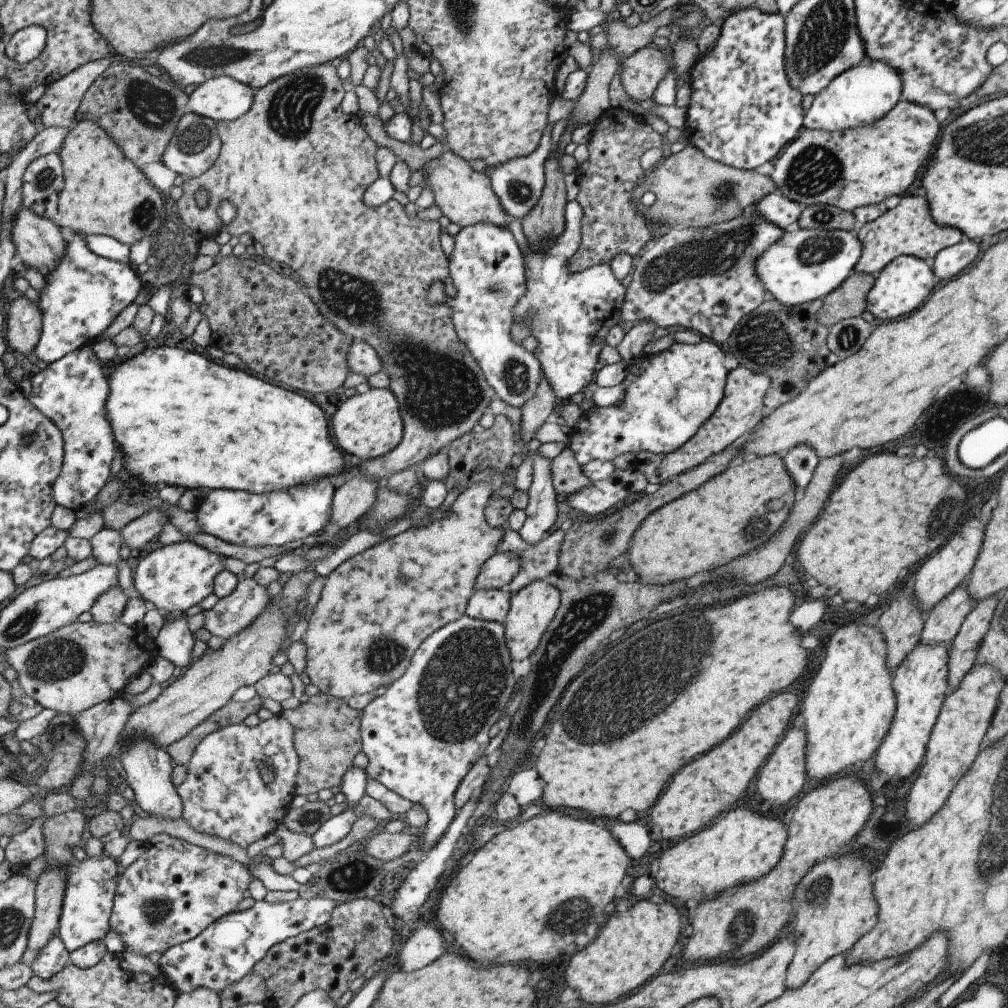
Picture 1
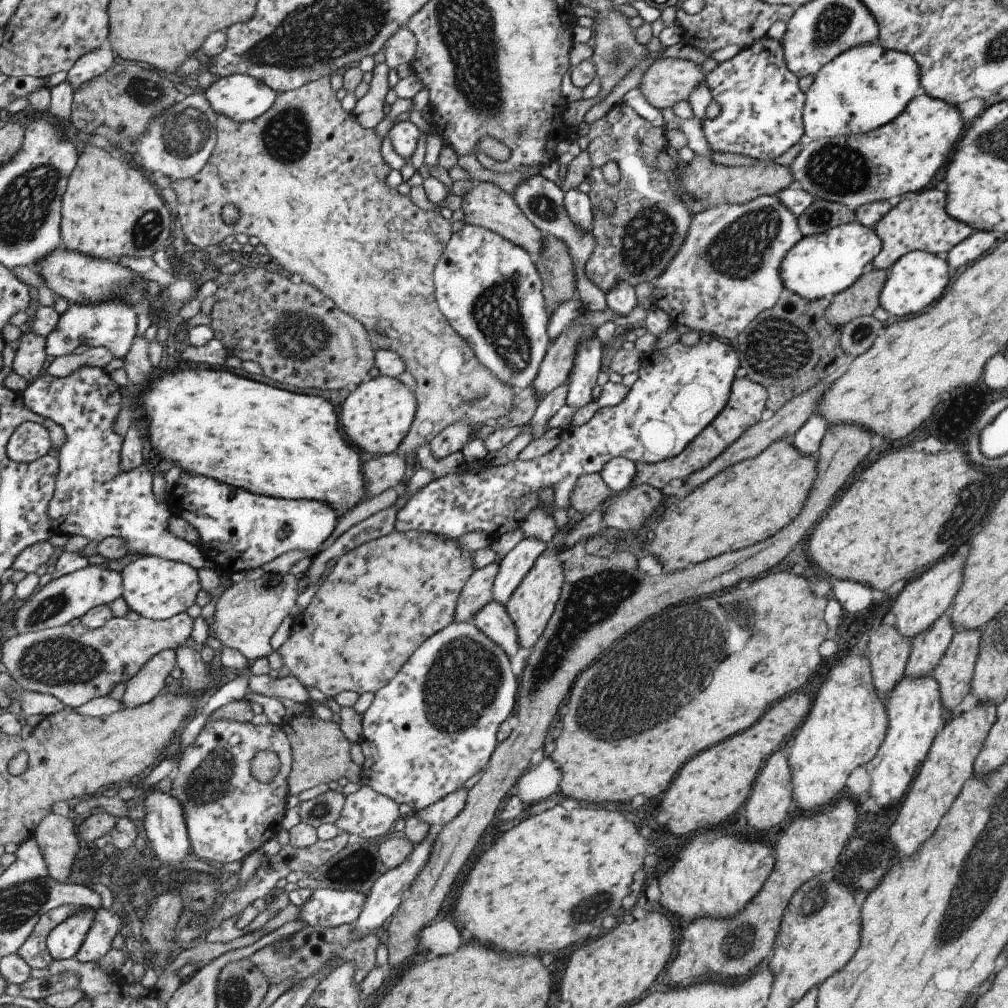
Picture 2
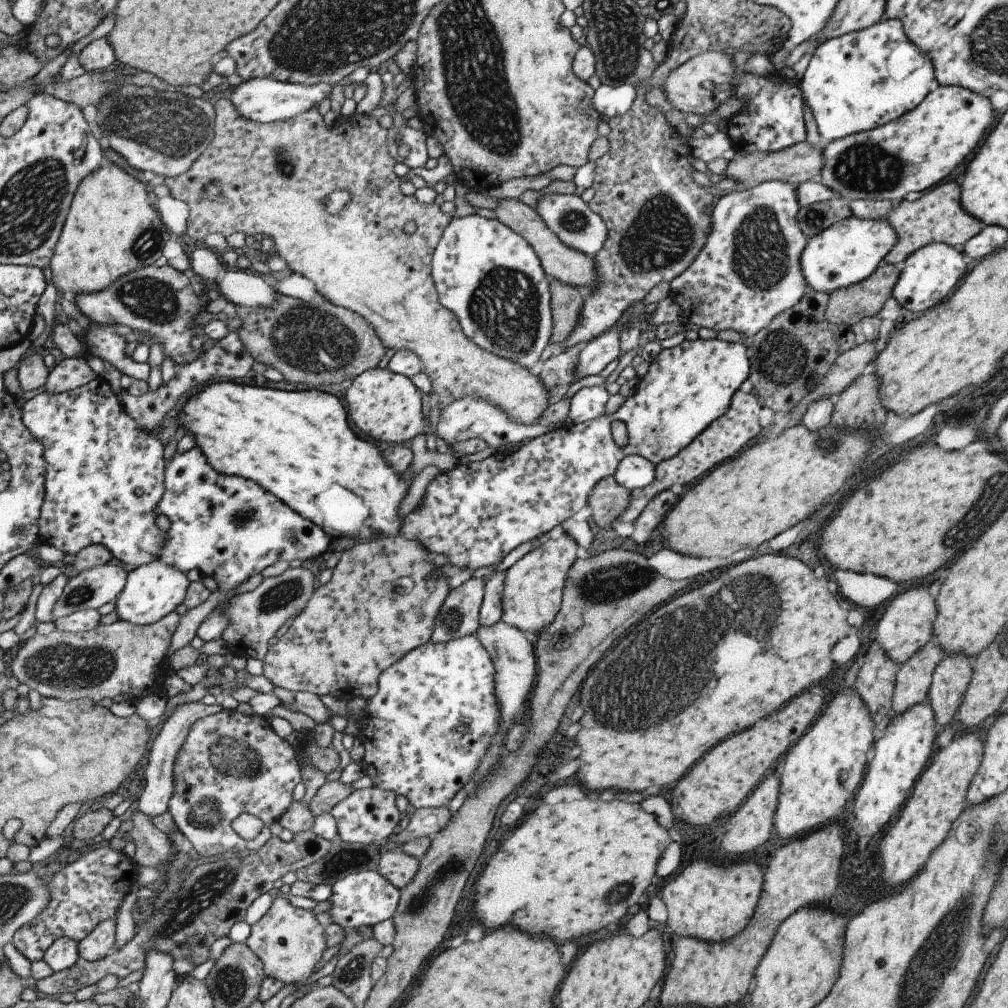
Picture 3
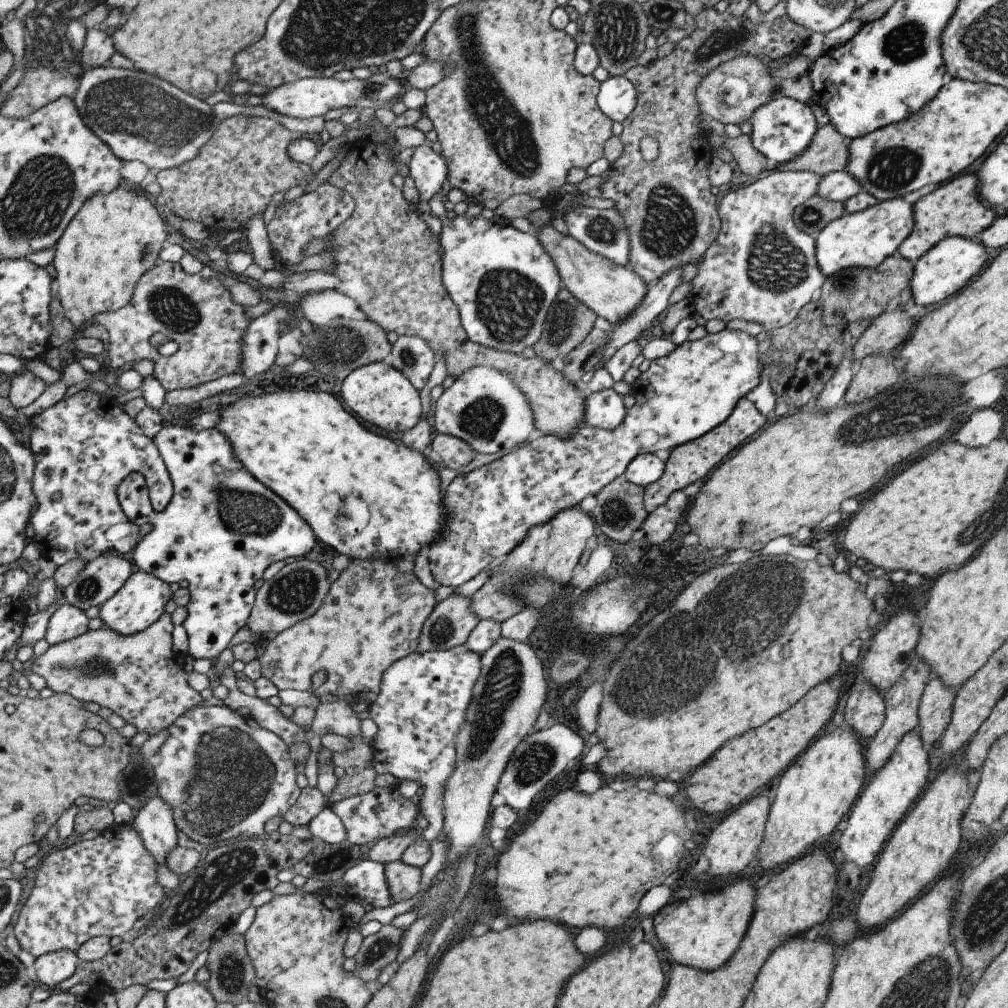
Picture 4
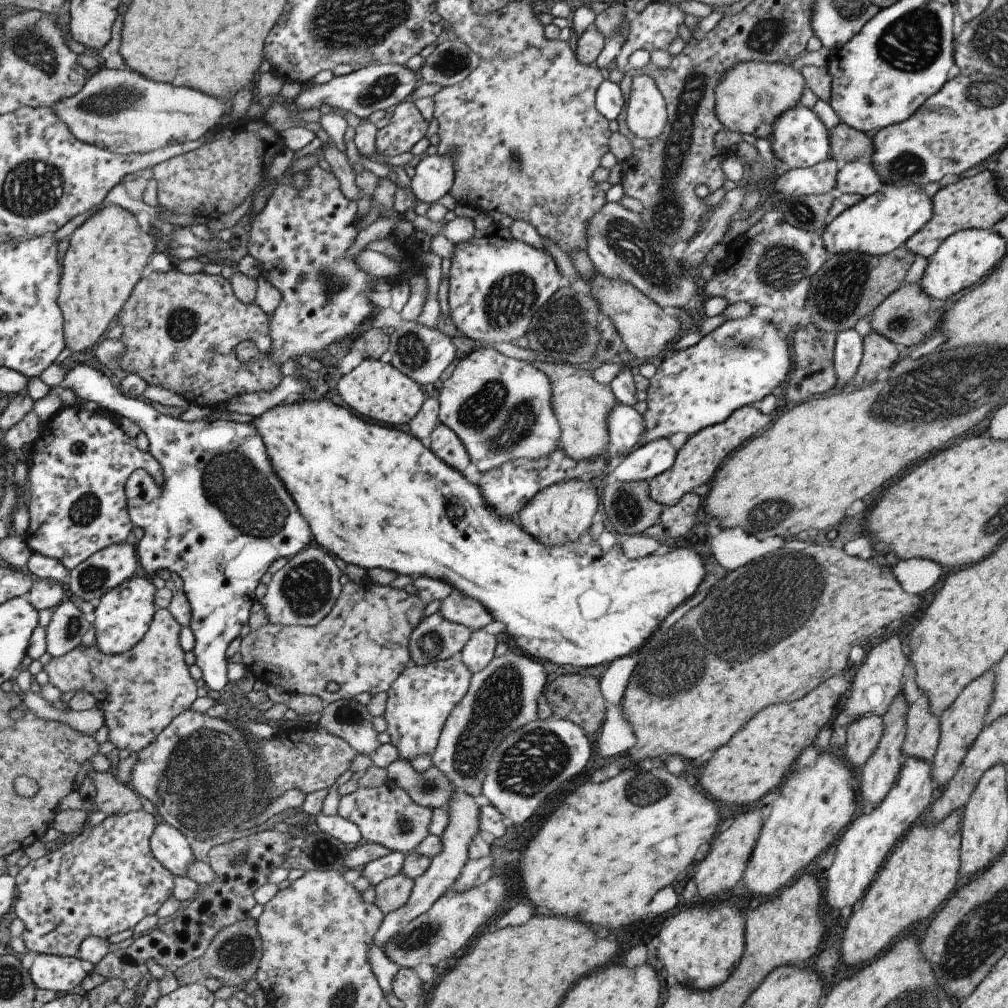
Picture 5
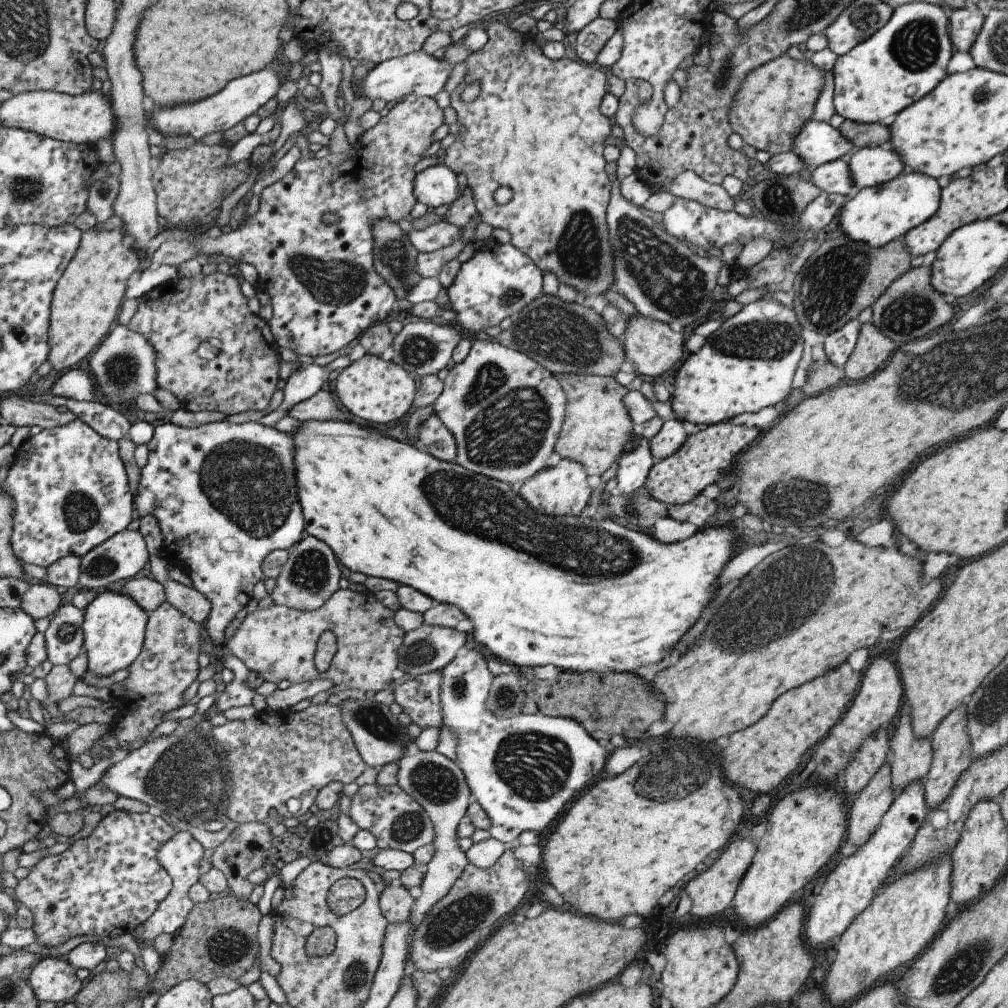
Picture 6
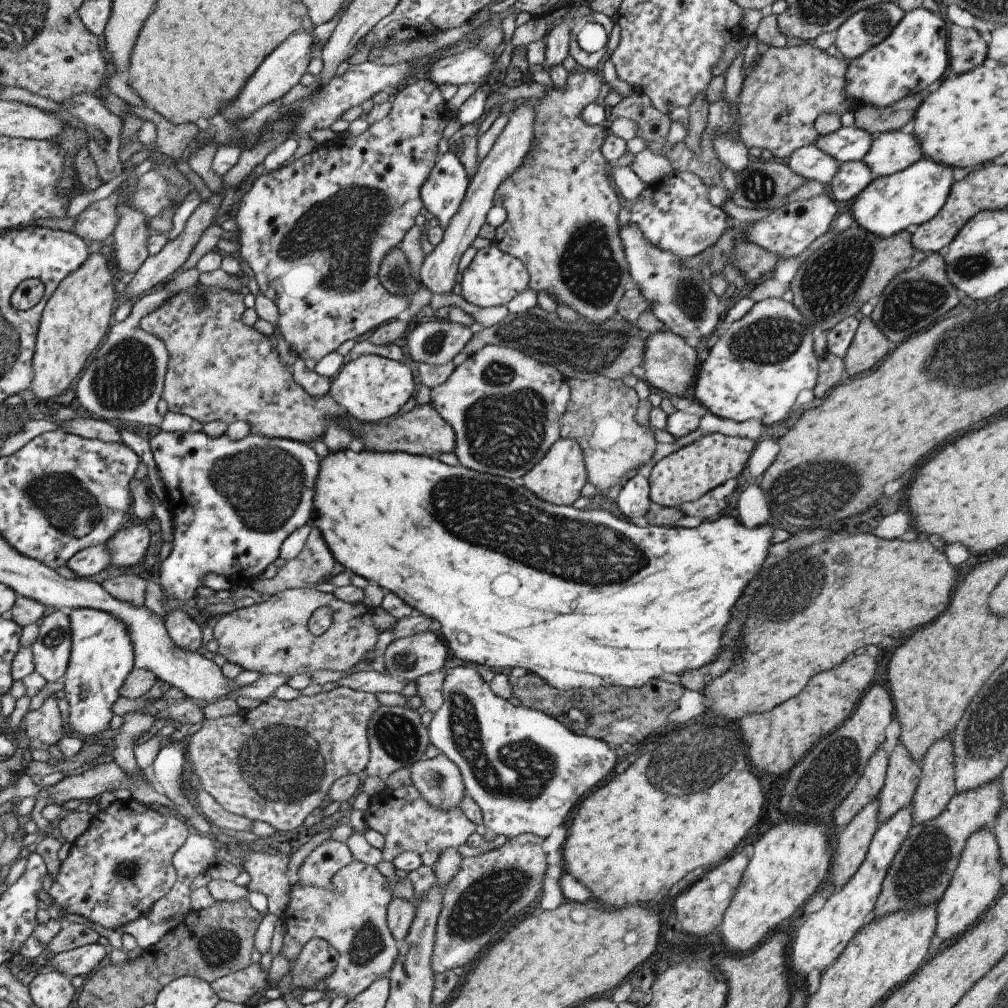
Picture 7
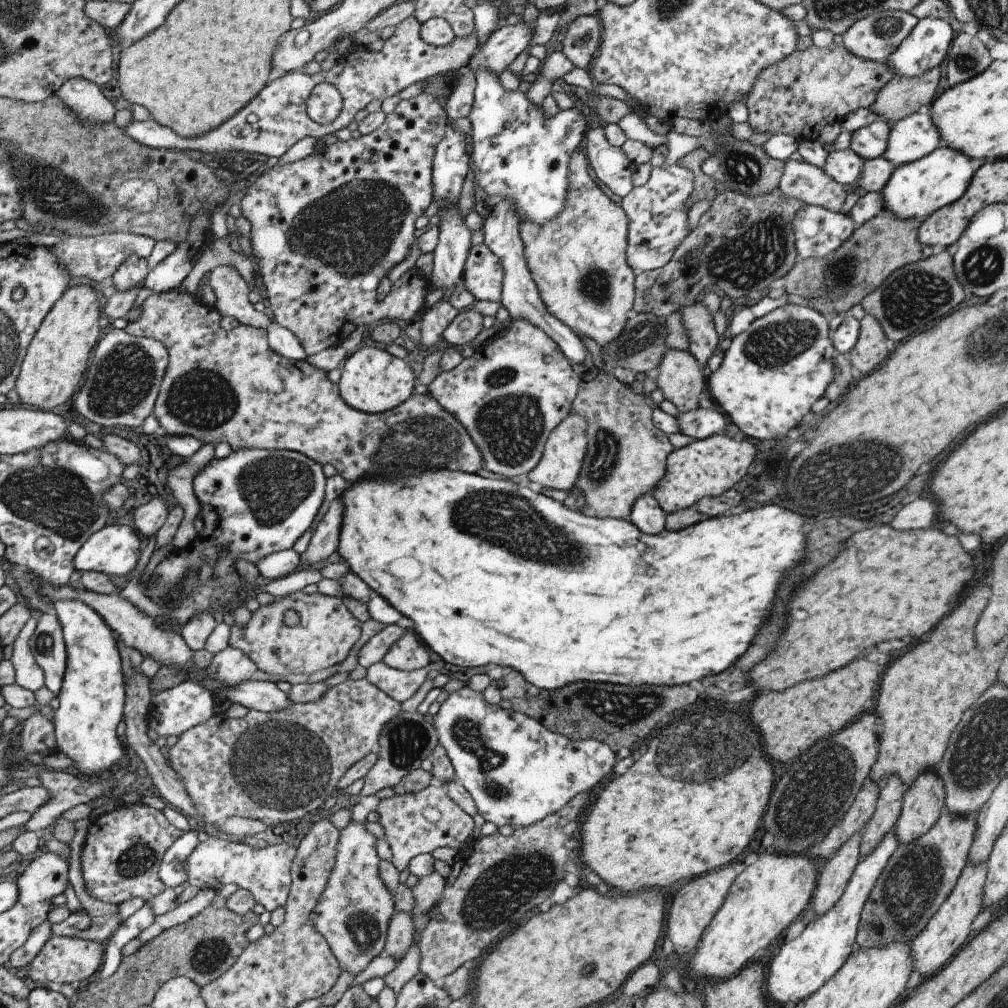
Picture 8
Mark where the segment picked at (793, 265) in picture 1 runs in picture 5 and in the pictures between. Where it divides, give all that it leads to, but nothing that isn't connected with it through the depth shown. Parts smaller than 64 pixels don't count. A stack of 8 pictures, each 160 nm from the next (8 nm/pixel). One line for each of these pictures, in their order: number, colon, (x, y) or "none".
2: (820, 265)
3: (844, 253)
4: (861, 240)
5: (878, 223)

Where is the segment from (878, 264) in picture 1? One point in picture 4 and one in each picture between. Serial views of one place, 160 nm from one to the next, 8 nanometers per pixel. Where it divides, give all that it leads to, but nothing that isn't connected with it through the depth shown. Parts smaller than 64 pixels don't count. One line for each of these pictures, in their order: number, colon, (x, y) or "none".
2: (919, 223)
3: (936, 217)
4: (953, 208)

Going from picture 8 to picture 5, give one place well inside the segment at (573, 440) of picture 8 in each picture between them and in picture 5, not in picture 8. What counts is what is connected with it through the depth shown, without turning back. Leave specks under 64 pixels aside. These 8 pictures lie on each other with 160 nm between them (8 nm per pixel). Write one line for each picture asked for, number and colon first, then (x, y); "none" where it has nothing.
5: (559, 514)
6: (561, 489)
7: (557, 478)

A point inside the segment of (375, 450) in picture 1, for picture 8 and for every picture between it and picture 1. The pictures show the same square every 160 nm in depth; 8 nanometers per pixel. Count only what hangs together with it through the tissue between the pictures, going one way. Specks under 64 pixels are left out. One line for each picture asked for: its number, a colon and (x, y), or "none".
2: (375, 416)
3: (385, 406)
4: (379, 394)
5: (373, 389)
6: (380, 392)
7: (370, 388)
8: (371, 381)

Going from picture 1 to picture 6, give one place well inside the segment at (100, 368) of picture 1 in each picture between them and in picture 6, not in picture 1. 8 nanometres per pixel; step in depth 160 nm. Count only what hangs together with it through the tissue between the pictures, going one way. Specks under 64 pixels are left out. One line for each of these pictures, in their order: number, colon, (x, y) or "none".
2: (92, 497)
3: (104, 480)
4: (85, 448)
5: (80, 465)
6: (71, 488)

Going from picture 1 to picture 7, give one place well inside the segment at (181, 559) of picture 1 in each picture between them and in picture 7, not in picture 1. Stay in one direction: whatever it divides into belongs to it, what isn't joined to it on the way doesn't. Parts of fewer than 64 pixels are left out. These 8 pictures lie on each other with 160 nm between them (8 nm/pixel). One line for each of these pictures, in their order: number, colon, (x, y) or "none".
2: (155, 587)
3: (153, 590)
4: (138, 605)
5: (121, 620)
6: (115, 624)
7: (103, 655)

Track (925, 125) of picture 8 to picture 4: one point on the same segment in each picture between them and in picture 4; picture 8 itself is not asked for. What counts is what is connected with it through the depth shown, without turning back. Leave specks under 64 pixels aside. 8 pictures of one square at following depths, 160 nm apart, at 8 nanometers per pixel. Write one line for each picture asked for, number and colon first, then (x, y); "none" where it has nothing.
4: (838, 186)
5: (853, 177)
6: (868, 167)
7: (890, 152)

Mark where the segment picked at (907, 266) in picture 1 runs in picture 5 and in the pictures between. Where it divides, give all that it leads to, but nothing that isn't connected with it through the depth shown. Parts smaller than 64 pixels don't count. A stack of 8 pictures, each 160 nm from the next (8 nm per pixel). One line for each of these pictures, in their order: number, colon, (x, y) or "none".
2: (917, 278)
3: (926, 276)
4: (951, 262)
5: (968, 255)

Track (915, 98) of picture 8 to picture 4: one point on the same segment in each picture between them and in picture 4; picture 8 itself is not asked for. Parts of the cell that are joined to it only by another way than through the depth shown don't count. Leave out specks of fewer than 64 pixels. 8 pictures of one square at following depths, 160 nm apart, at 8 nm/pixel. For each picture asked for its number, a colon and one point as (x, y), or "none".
4: (826, 153)
5: (845, 144)
6: (859, 134)
7: (898, 116)

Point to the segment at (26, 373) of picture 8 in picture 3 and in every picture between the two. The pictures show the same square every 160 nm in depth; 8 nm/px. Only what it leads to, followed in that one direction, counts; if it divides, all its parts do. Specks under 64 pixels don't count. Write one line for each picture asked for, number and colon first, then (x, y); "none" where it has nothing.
3: (112, 228)
4: (115, 239)
5: (106, 256)
6: (86, 304)
7: (77, 317)

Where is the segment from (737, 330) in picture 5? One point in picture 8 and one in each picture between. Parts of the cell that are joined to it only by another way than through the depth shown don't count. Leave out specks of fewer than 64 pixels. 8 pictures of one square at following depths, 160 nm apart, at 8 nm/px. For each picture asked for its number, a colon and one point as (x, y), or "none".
6: (747, 362)
7: (759, 363)
8: (771, 372)

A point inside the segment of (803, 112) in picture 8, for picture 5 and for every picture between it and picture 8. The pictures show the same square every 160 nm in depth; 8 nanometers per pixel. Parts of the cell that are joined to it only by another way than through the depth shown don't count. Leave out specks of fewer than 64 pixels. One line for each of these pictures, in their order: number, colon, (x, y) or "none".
5: (750, 96)
6: (774, 100)
7: (779, 99)

